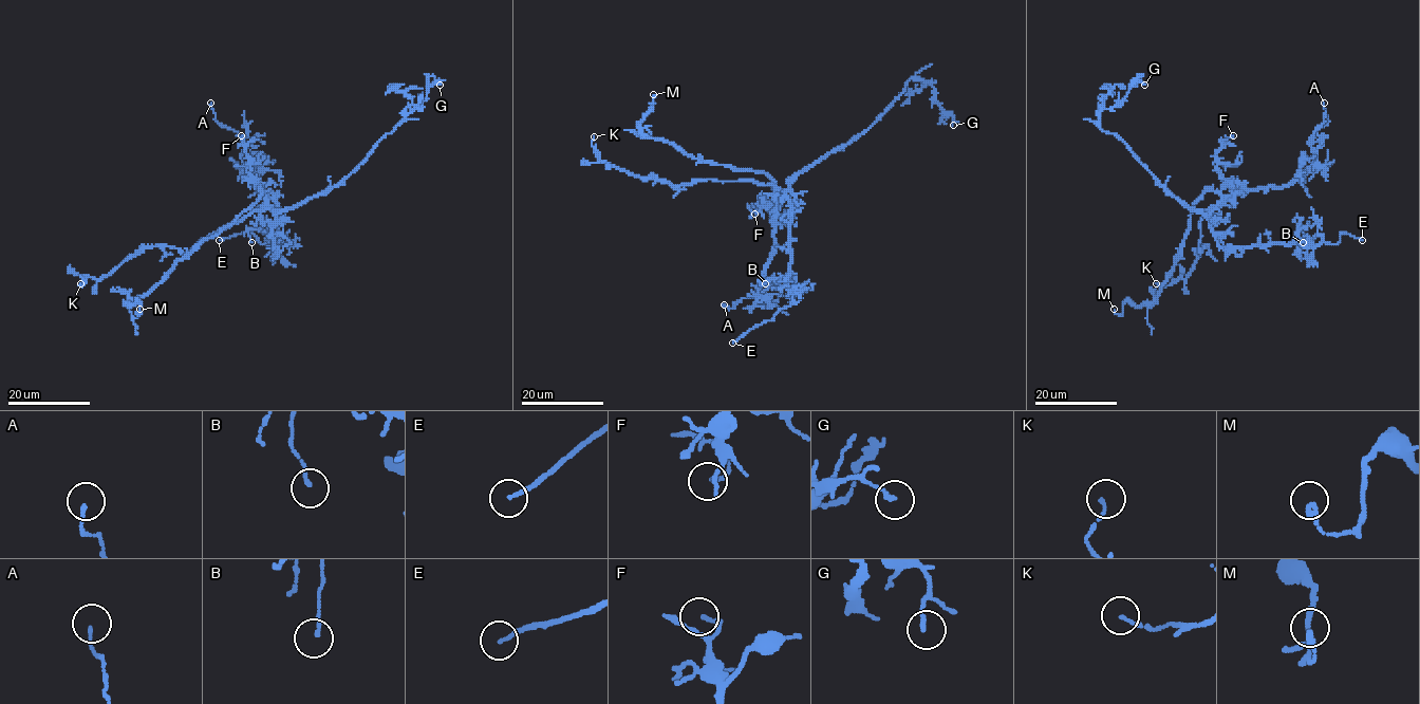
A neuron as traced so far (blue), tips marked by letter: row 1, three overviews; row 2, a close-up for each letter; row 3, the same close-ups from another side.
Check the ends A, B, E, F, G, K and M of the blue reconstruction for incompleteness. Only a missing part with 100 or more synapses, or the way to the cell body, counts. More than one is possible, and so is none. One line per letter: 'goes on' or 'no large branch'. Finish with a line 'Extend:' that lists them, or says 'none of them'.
A: no large branch
B: no large branch
E: goes on
F: no large branch
G: no large branch
K: no large branch
M: no large branch
Extend: E

